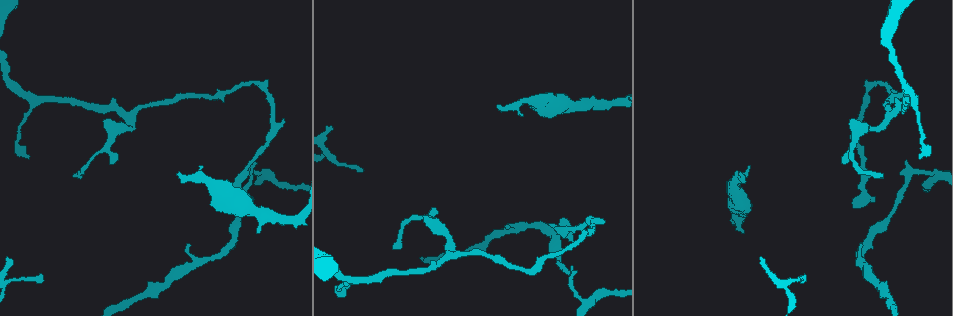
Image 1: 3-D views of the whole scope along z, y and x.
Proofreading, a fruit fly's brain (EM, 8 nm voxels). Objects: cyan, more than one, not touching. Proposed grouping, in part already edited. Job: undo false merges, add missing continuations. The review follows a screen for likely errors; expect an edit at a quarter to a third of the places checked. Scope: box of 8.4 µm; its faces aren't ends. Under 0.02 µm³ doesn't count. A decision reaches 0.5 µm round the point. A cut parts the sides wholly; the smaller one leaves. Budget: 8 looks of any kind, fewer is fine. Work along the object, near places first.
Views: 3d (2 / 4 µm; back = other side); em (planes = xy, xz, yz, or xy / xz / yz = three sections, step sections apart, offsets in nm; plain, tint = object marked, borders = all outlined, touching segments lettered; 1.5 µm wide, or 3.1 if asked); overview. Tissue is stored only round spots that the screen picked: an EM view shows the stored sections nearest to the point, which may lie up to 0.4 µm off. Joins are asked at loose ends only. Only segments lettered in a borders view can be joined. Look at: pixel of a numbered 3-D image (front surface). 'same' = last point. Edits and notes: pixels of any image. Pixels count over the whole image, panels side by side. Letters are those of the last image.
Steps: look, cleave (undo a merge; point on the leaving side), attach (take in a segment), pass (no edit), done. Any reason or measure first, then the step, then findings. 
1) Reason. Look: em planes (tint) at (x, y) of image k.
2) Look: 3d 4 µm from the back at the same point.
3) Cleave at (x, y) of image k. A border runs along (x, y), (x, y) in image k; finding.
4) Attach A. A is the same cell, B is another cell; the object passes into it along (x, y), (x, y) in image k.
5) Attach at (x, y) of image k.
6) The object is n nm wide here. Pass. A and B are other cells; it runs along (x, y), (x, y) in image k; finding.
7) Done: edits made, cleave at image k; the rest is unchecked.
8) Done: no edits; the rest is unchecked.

Abrupt turn. Look: 3d 2 µm at (910, 170) of image 1.

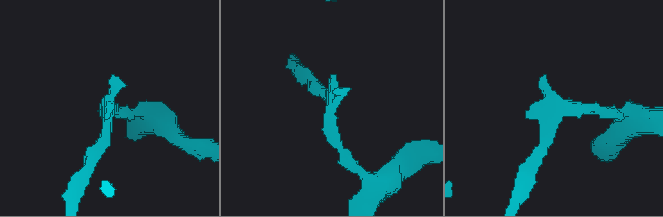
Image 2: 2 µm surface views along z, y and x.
Look: em planes (borders) at (332, 102) of image 2.

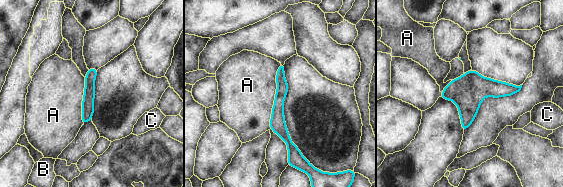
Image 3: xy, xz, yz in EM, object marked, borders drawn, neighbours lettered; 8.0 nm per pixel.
The object is 100 nm wide here. Cleave at (489, 87) of image 3. A, B and C are other cells; a border runs along (467, 74), (470, 82), (484, 96) in image 3; a second neuron is stuck on.

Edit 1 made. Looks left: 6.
Branch stops here. Look: em planes (borders) at (565, 219) of image 1.

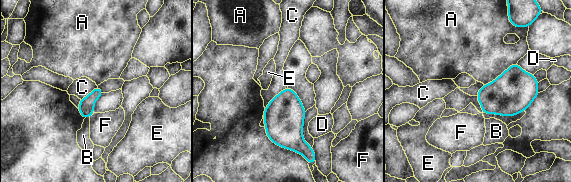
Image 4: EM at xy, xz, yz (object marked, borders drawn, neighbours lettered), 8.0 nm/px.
The object is 130 nm wide here. Pass. A, B, C, D, E and F are other cells; a border runs along (287, 87), (281, 90), (265, 108) in image 4; none of them fits.

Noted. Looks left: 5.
An open end. Look: em yz step 4 (borders) at (497, 105) of image 1.

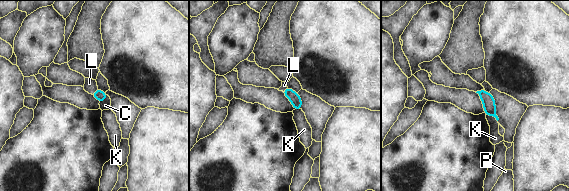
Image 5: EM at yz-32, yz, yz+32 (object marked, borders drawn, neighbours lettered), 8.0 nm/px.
The longest contact is with K, 110 nm. Attach L. L is the same cell, C, K and P are other cells; the neuron continues.

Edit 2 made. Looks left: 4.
Done: edits made, cleave at image 3, attach at image 5; the rest is unchecked.

